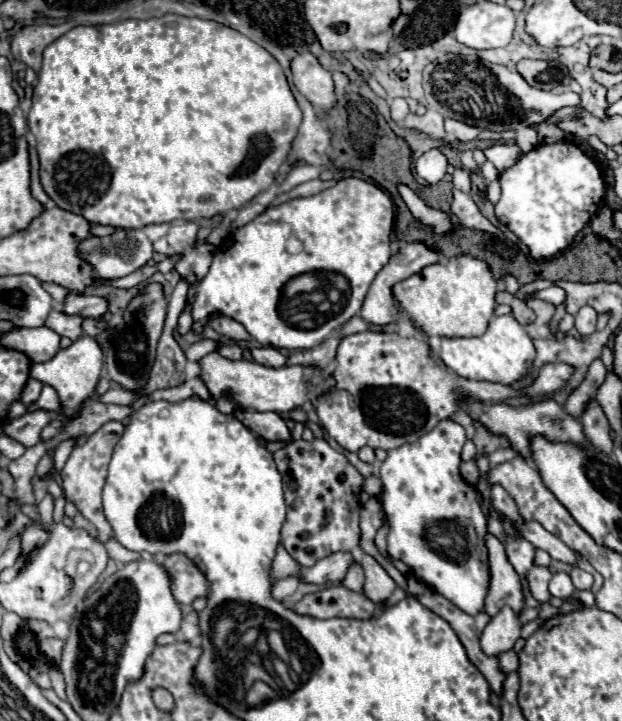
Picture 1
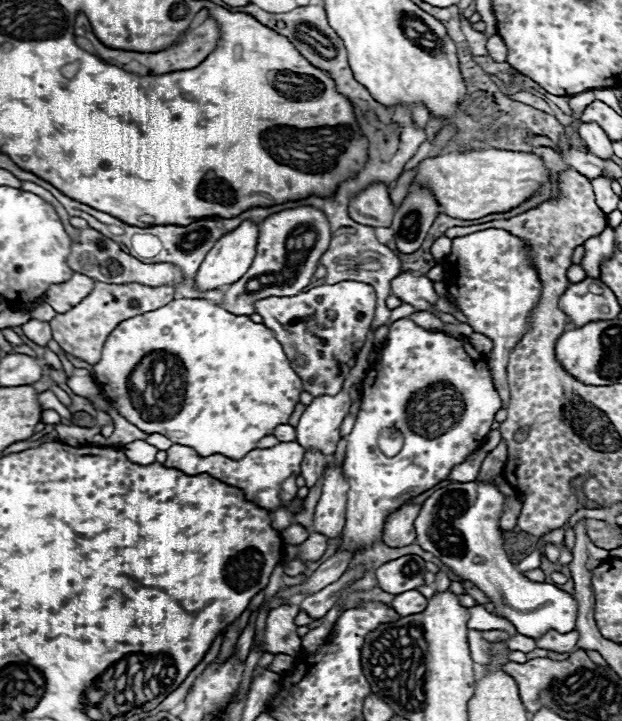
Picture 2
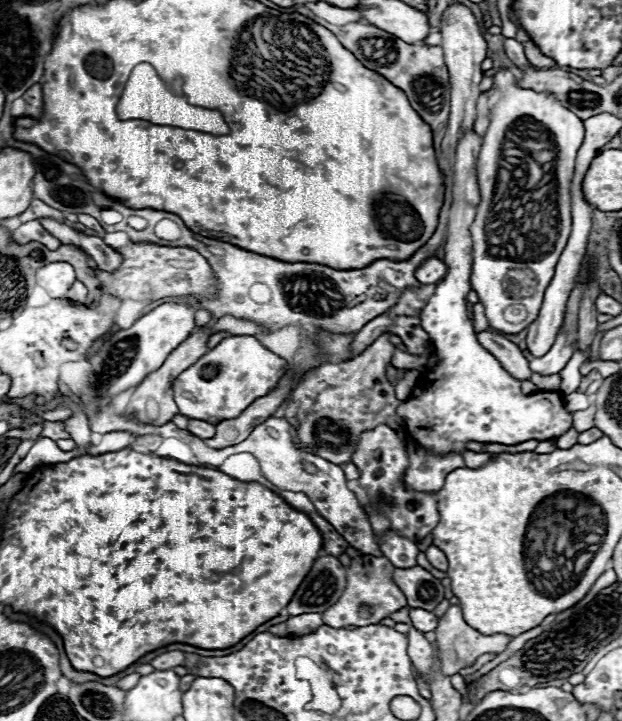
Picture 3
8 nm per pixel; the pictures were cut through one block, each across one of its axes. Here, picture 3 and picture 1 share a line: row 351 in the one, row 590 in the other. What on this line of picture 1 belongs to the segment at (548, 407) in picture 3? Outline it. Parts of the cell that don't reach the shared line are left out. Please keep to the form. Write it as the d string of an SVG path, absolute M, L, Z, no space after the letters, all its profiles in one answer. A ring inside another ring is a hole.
M442 420L416 444L404 444L404 448L388 450L388 458L380 466L380 480L384 486L380 502L384 520L390 526L388 554L394 560L402 560L418 580L454 602L460 610L476 614L484 610L484 592L488 592L488 558L484 552L486 518L480 510L476 488L466 484L458 472L464 442L464 428L454 420Z

